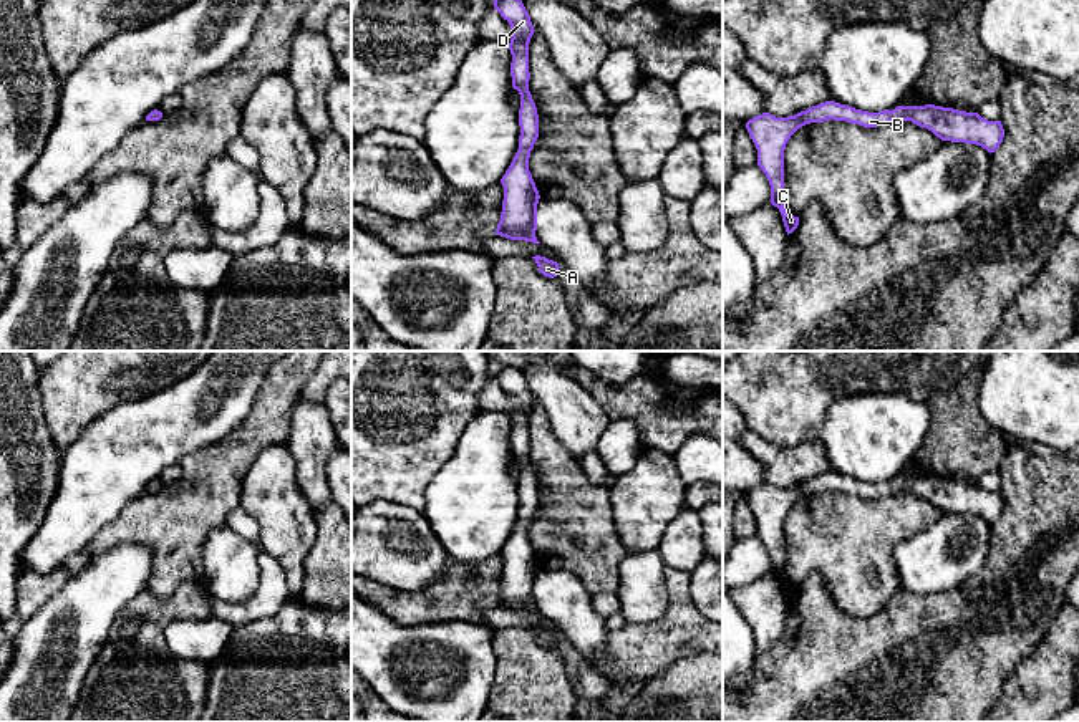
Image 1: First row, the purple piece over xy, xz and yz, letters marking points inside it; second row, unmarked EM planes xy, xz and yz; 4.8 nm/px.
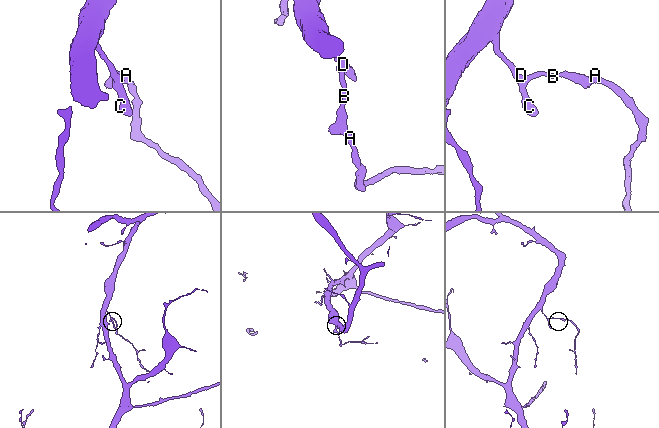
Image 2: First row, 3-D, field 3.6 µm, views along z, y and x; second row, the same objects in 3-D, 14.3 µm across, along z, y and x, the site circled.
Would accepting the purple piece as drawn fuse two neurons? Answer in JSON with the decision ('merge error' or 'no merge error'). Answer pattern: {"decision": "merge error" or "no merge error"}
{"decision": "no merge error"}

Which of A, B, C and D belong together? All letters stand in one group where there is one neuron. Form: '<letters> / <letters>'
A B C D

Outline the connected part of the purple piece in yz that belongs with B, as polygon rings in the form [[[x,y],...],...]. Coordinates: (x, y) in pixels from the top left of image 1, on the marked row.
[[[825,101],[794,116],[776,118],[769,113],[754,116],[746,129],[757,149],[757,166],[771,185],[771,204],[779,209],[787,235],[799,225],[799,217],[784,209],[784,149],[791,136],[802,126],[824,121],[847,121],[864,128],[877,128],[892,121],[912,121],[927,128],[941,141],[976,144],[994,152],[1004,137],[1001,121],[988,121],[978,113],[958,111],[935,104],[897,106],[878,113],[869,113],[835,101]]]

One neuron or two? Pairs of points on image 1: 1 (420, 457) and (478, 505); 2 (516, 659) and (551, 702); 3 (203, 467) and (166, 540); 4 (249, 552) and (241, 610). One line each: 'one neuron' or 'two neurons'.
1: two neurons
2: one neuron
3: one neuron
4: two neurons

